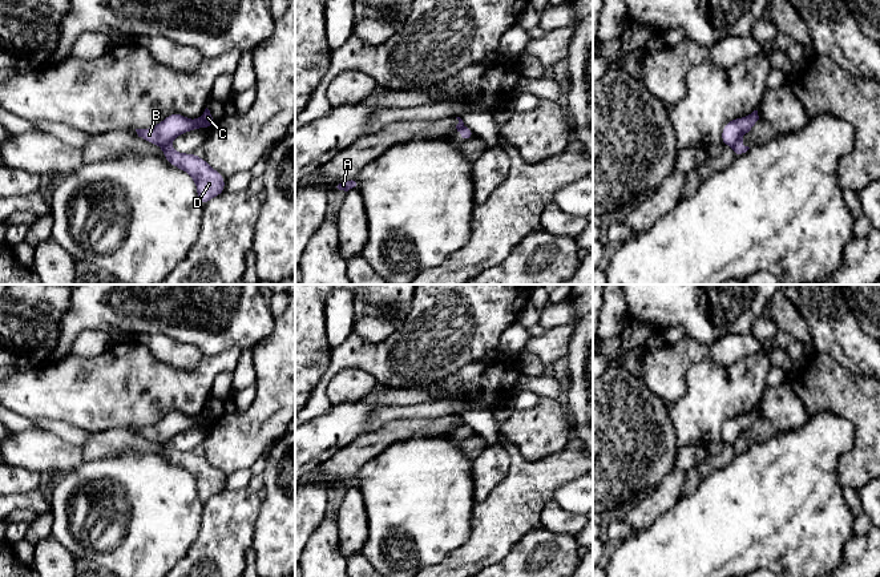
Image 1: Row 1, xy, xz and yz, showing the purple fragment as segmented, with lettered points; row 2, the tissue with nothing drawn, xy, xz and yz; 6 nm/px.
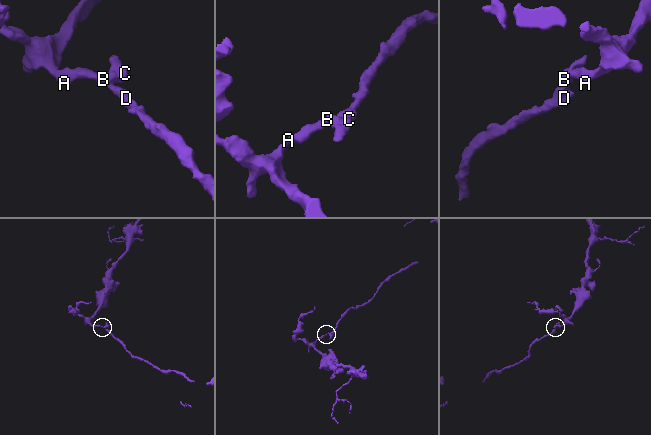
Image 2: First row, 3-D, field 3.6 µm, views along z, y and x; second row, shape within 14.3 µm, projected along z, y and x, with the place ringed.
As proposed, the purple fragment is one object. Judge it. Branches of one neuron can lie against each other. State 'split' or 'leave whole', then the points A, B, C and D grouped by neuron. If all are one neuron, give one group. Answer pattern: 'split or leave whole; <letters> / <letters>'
split; A B C / D

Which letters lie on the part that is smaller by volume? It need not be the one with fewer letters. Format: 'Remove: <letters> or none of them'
Remove: D

